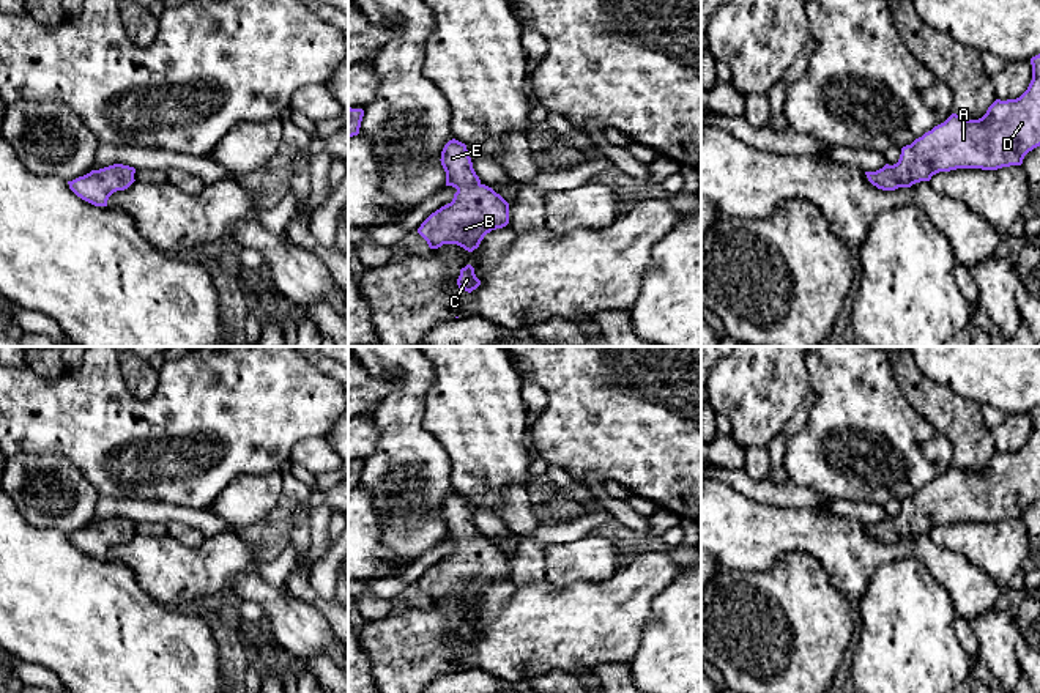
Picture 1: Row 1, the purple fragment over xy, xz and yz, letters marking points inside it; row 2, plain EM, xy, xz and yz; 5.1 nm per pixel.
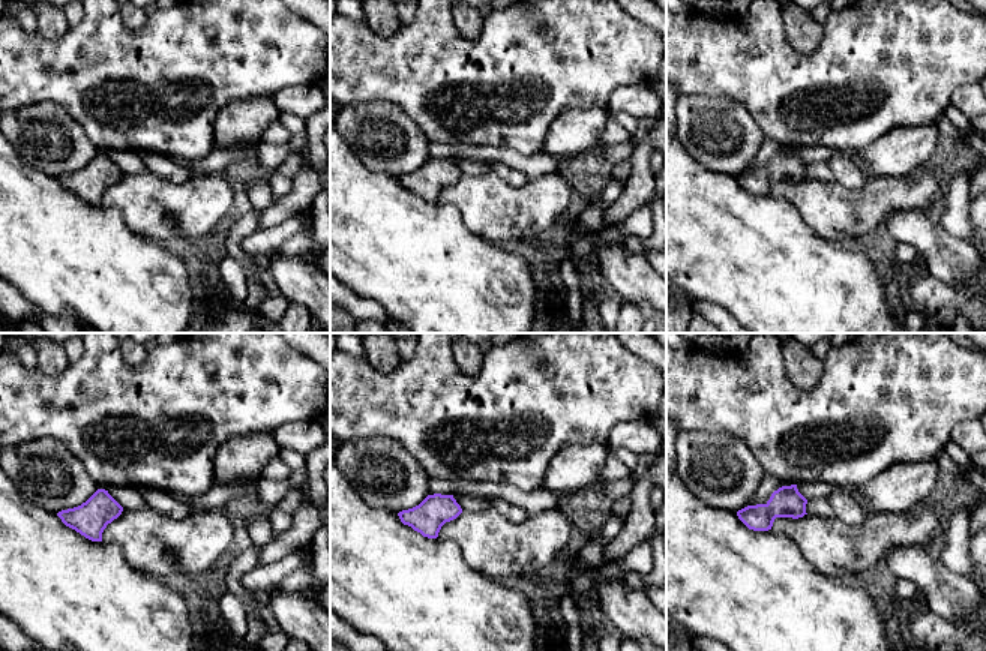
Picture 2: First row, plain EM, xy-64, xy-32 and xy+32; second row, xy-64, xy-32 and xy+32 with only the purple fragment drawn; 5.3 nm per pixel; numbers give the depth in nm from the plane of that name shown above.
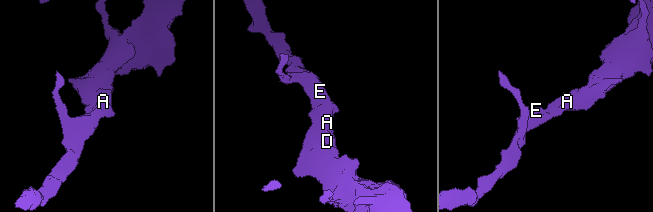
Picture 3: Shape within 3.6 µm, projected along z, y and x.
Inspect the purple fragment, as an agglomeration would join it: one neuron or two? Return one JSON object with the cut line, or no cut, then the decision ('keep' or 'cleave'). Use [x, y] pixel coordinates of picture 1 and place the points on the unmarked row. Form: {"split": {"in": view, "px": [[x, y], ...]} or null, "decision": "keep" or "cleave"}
{"split": null, "decision": "keep"}

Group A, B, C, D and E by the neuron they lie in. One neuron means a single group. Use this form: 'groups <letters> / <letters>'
groups A B C D E

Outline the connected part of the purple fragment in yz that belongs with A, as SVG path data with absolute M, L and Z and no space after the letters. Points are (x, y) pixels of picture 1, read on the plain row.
M1040 406L1031 411L1031 417L1032 433L1020 450L996 452L979 472L952 466L944 476L903 499L897 517L886 517L876 524L865 524L868 534L878 542L895 543L930 534L939 524L956 521L997 523L1021 518L1024 509L1040 499Z

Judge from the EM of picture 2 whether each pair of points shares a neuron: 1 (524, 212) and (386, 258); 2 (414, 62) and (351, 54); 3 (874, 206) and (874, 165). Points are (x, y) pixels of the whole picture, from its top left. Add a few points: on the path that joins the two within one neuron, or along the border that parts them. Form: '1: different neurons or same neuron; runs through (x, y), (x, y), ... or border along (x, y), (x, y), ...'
1: different neurons; border along (446, 204), (459, 212), (473, 233), (499, 245)
2: same neuron; runs through (399, 62), (366, 62)
3: different neurons; border along (904, 177), (875, 177), (866, 182)

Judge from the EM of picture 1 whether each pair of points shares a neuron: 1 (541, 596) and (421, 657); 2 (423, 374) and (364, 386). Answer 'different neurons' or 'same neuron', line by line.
1: same neuron
2: different neurons

